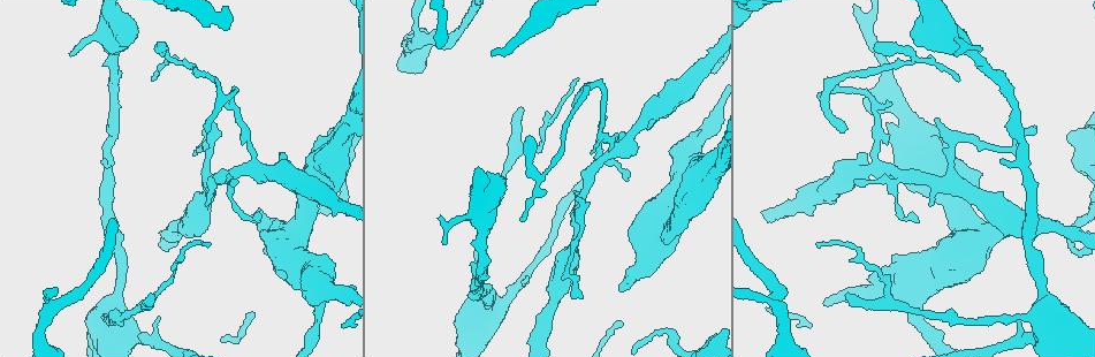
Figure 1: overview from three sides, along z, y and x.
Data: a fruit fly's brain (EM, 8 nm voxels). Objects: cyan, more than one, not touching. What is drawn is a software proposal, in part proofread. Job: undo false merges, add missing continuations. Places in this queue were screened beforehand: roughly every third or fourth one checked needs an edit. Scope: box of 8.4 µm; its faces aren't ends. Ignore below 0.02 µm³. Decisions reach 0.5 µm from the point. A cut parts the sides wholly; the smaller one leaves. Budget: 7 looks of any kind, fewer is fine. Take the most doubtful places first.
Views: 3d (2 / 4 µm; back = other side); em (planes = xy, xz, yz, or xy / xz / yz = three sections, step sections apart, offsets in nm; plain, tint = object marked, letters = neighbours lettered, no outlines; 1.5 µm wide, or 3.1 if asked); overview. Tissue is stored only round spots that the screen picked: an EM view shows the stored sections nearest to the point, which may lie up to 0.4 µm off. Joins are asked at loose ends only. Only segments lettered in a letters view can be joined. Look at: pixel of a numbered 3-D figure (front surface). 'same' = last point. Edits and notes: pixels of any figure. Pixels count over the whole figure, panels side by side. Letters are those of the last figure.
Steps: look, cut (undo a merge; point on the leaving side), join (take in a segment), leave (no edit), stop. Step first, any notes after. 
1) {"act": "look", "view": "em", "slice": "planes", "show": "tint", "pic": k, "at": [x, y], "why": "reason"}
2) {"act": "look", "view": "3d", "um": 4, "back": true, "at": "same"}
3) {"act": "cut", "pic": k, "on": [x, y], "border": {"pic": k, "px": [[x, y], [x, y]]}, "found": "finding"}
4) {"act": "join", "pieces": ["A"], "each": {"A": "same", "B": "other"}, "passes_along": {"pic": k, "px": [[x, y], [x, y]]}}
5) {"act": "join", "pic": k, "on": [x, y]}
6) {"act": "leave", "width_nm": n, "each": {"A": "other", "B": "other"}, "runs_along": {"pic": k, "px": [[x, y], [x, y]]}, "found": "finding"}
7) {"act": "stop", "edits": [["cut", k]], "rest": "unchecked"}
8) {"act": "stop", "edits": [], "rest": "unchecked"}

{"act": "look", "view": "em", "slice": "xy", "step": 8, "show": "letters", "pic": 1, "at": [251, 215], "why": "an open end"}

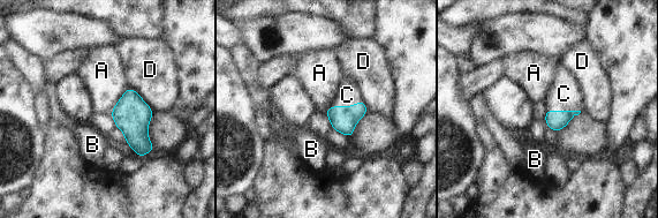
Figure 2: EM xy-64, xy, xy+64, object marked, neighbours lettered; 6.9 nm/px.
{"act": "look", "view": "em", "slice": "planes", "show": "letters", "at": "same"}

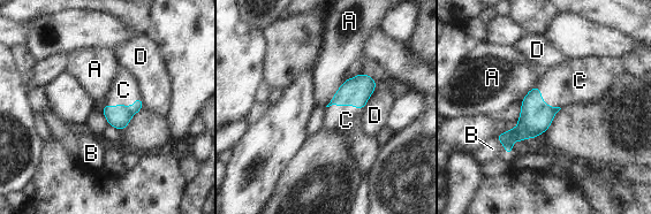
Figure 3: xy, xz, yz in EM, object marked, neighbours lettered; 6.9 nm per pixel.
{"act": "join", "pieces": ["C"], "each": {"A": "other", "B": "other", "C": "same", "D": "other"}, "passes_along": {"pic": 3, "px": [[119, 116], [122, 105], [123, 90]]}, "found": "it goes on there"}

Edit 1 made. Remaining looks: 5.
{"act": "look", "view": "overview", "why": "see it whole again"}

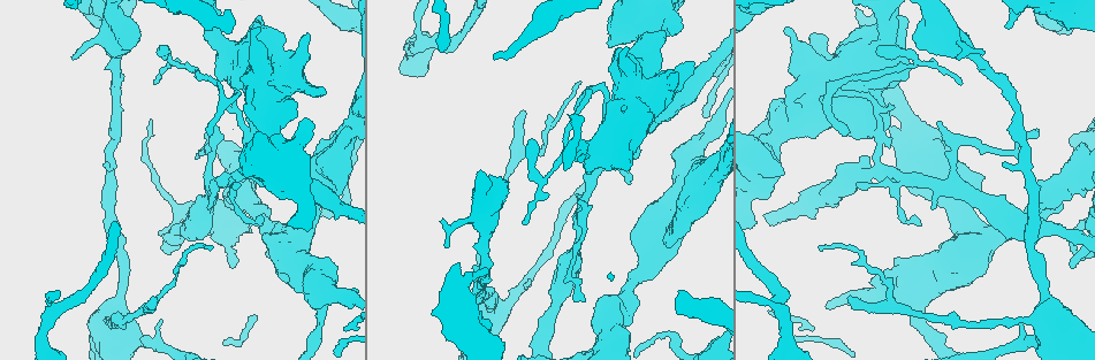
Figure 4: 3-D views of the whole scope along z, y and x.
{"act": "look", "view": "em", "slice": "planes", "show": "letters", "pic": 4, "at": [959, 56], "why": "branch stops here"}

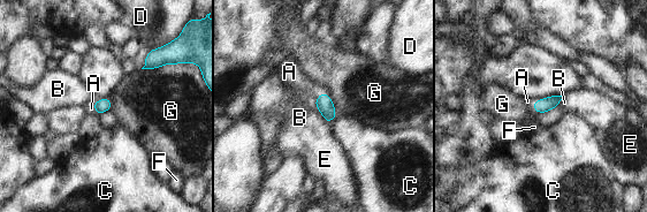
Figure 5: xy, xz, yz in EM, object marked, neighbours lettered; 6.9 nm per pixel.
{"act": "join", "pieces": ["A"], "each": {"A": "same", "B": "other", "C": "other", "D": "other", "E": "other", "F": "other", "G": "other"}, "found": "it goes on there"}

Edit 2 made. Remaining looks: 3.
{"act": "look", "view": "em", "slice": "planes", "show": "letters", "pic": 4, "at": [900, 176], "why": "a fork"}

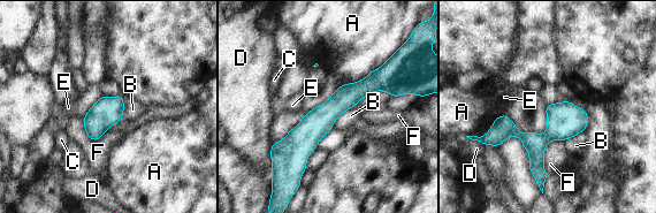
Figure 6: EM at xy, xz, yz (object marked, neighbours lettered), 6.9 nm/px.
{"act": "leave", "each": {"A": "other", "B": "other", "C": "other", "D": "other", "E": "other", "F": "other"}, "runs_along": {"pic": 6, "px": [[395, 93], [366, 85], [273, 151]]}, "found": "all the same cell"}

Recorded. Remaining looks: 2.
{"act": "stop", "edits": [["join", 3], ["join", 5]], "rest": "unchecked"}

